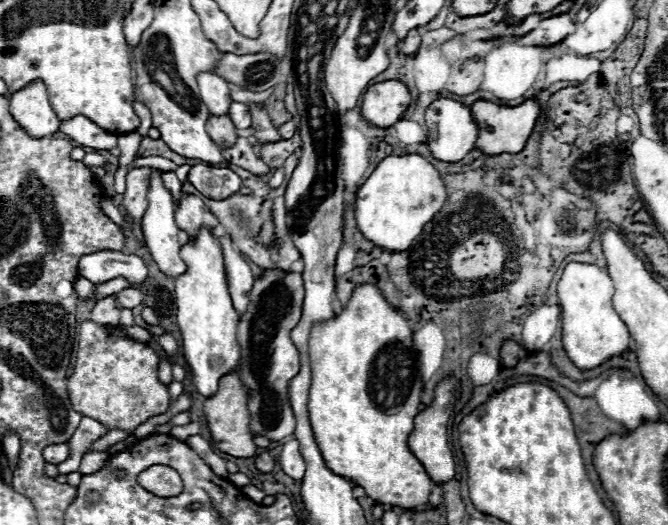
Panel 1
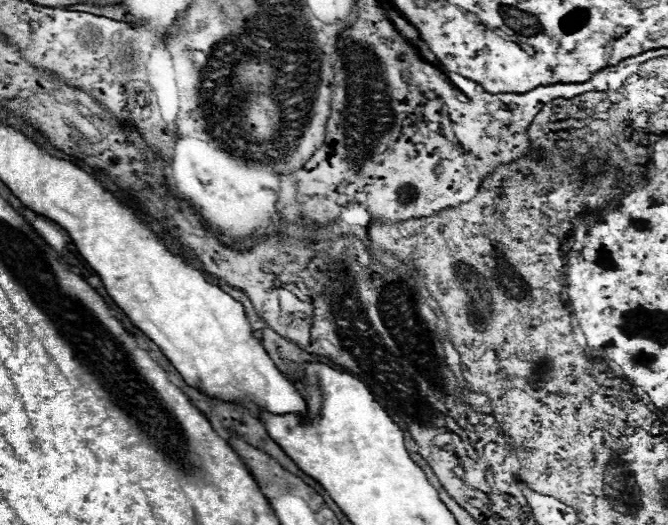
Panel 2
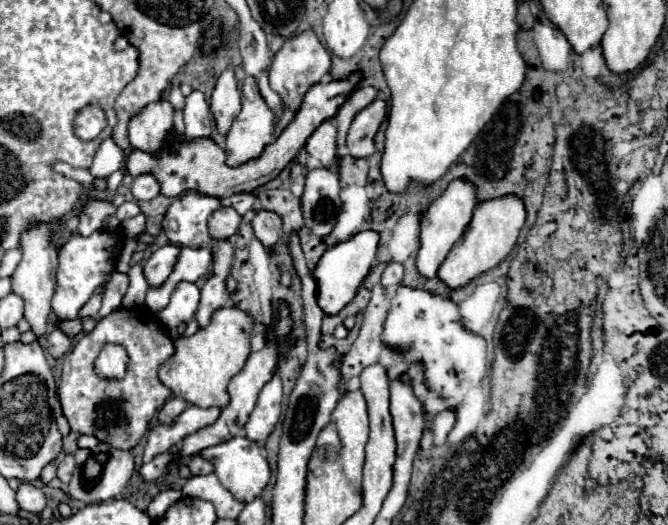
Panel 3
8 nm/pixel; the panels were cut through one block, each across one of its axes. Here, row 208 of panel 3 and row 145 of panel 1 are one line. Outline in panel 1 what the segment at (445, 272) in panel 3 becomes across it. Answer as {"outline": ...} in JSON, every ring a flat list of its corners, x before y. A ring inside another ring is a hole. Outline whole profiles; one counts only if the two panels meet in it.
{"outline":[[478,100,476,104,472,104,472,118,474,122,480,126,480,130,486,132,478,132,478,140,476,140,476,148,482,154,488,156,496,156,496,154,518,154,524,150,528,136,532,134,532,128,536,124,536,118,540,114,540,106,536,100,526,100,520,106,498,106,486,100]]}

